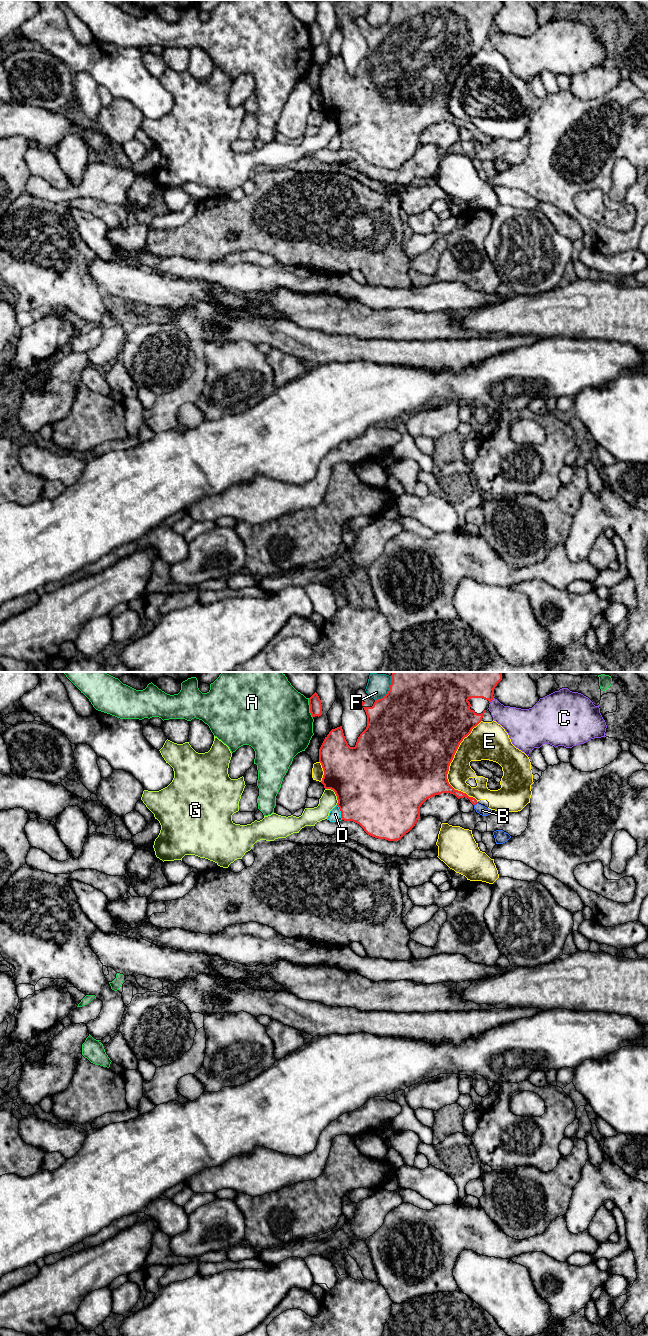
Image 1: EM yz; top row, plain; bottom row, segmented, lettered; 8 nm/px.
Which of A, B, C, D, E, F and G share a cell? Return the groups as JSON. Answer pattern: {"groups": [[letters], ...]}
{"groups": [["A"], ["B"], ["C"], ["D"], ["E"], ["F"], ["G"]]}

